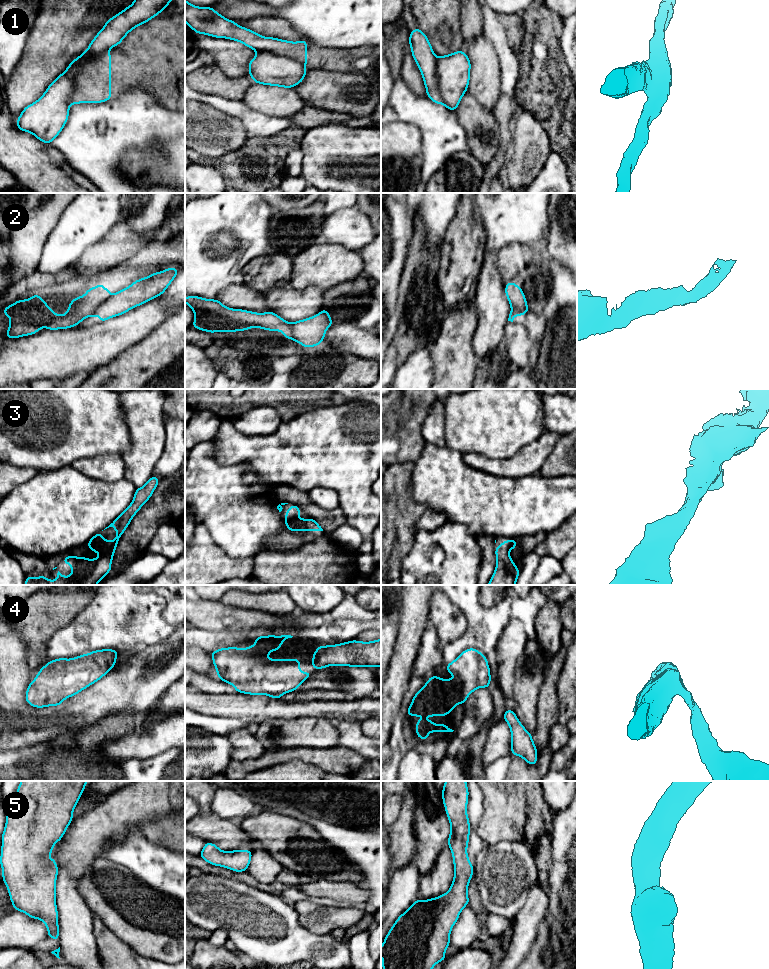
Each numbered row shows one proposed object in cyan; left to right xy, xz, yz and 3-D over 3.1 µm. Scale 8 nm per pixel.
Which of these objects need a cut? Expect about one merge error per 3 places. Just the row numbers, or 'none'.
1, 2

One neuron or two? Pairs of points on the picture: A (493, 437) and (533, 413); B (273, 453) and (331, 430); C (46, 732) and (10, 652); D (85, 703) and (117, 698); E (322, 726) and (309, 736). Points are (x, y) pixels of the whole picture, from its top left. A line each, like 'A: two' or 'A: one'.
A: one
B: one
C: one
D: one
E: one

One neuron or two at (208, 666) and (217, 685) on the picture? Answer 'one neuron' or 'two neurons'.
two neurons

